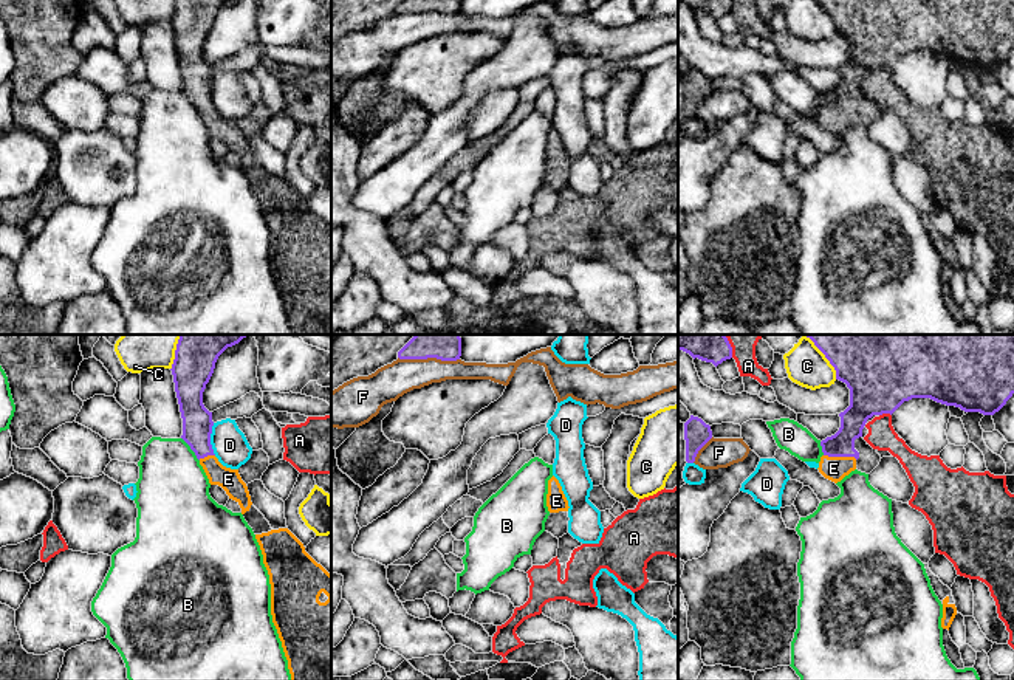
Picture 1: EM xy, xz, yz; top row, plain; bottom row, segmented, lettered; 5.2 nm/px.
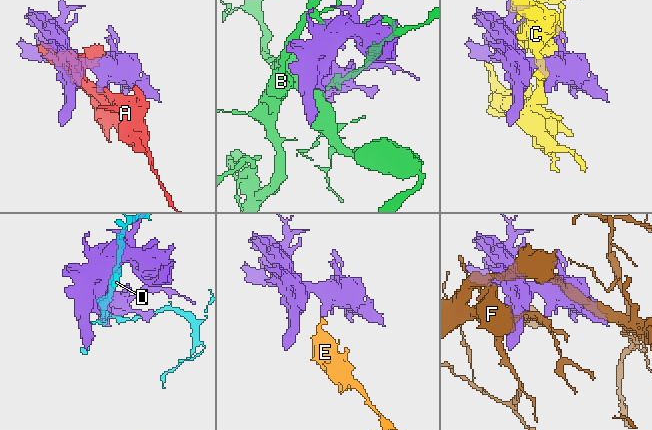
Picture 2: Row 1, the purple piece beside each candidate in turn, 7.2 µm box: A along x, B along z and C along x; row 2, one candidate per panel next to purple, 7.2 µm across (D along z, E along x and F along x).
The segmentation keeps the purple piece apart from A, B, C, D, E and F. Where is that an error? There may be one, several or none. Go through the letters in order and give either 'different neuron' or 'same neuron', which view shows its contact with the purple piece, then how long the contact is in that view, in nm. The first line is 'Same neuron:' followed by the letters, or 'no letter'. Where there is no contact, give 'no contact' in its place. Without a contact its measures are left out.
Same neuron: E
A: different neuron; contact in yz; length 60 nm
B: different neuron; contact in xy; length 160 nm
C: different neuron; contact in yz; length 280 nm
D: different neuron; contact in xy; length 170 nm
E: same neuron; contact in yz; length 180 nm
F: different neuron; contact in xz; length 320 nm

